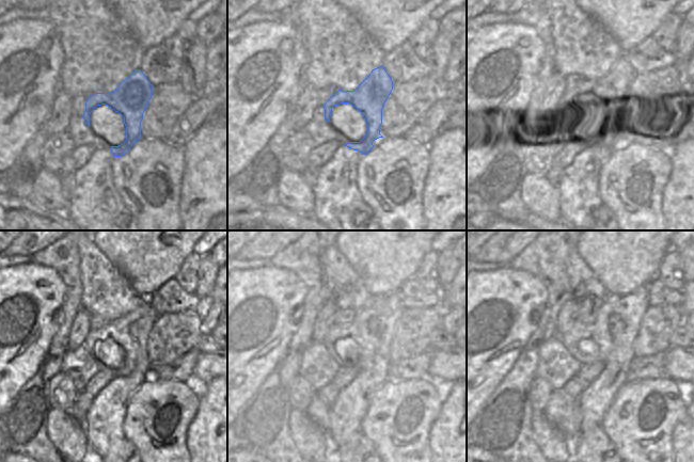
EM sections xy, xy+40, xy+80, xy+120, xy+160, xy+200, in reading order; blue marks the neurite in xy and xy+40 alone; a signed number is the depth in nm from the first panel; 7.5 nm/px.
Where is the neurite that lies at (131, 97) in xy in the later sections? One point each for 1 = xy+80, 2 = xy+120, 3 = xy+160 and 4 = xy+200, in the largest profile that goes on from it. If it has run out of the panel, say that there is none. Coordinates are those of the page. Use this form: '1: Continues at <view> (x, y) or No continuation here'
1: Continues at xy+80 (609, 94)
2: Continues at xy+120 (97, 341)
3: Continues at xy+160 (350, 345)
4: Continues at xy+200 (587, 343)

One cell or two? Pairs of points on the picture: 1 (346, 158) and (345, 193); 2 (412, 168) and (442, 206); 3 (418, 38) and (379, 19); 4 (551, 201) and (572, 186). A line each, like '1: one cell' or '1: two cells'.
1: one cell
2: two cells
3: two cells
4: two cells

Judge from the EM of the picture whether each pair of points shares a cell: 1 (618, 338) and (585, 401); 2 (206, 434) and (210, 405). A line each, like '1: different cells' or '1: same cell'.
1: same cell
2: same cell

